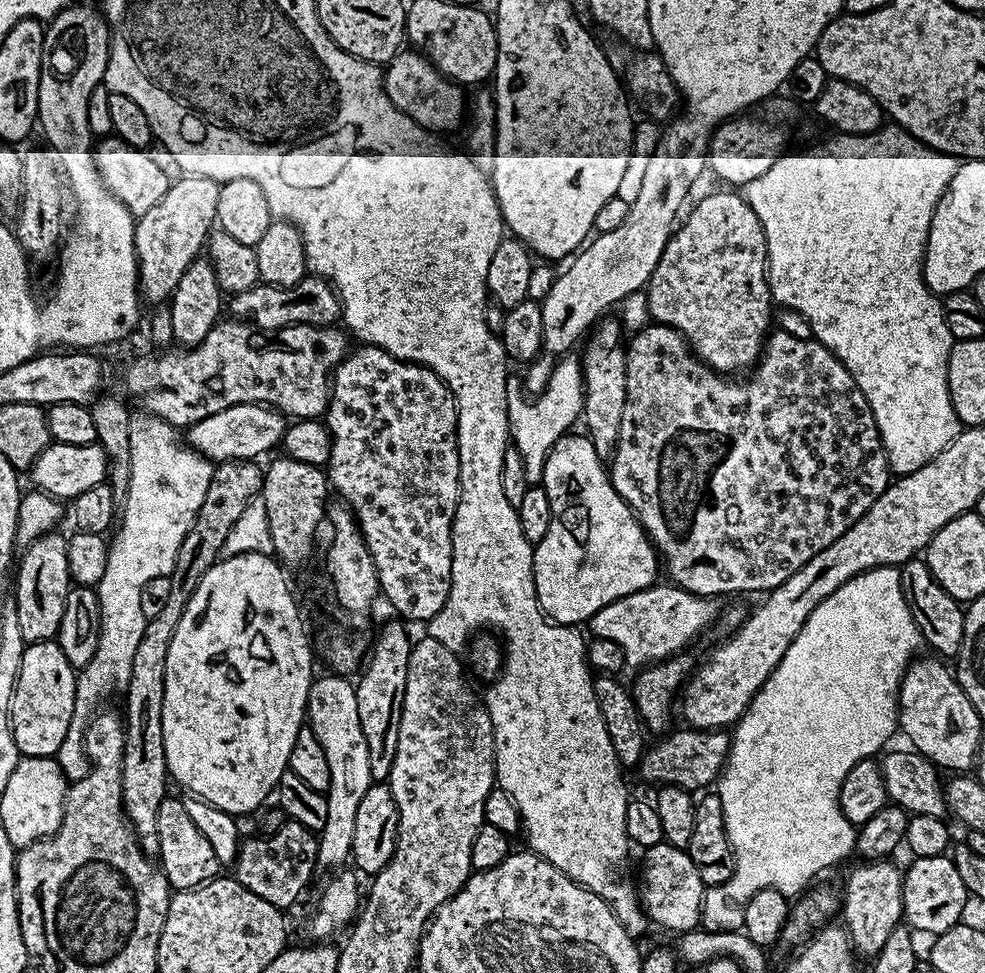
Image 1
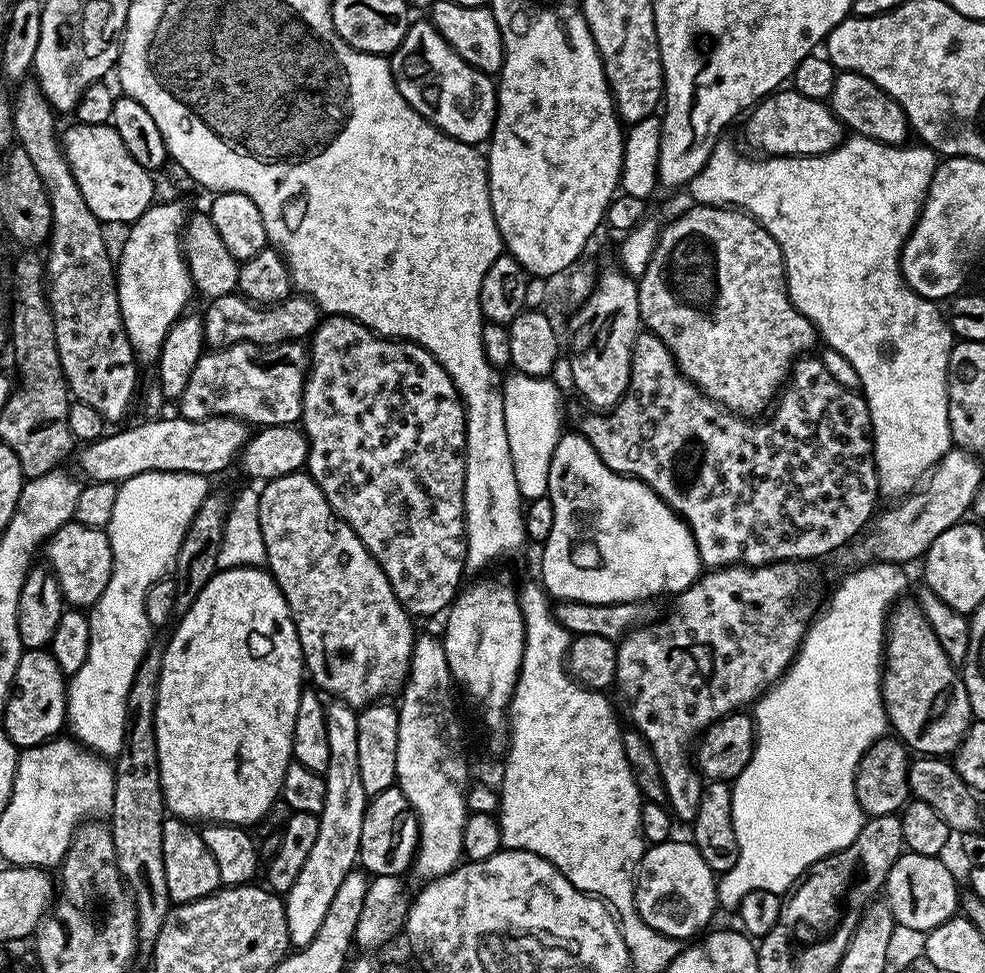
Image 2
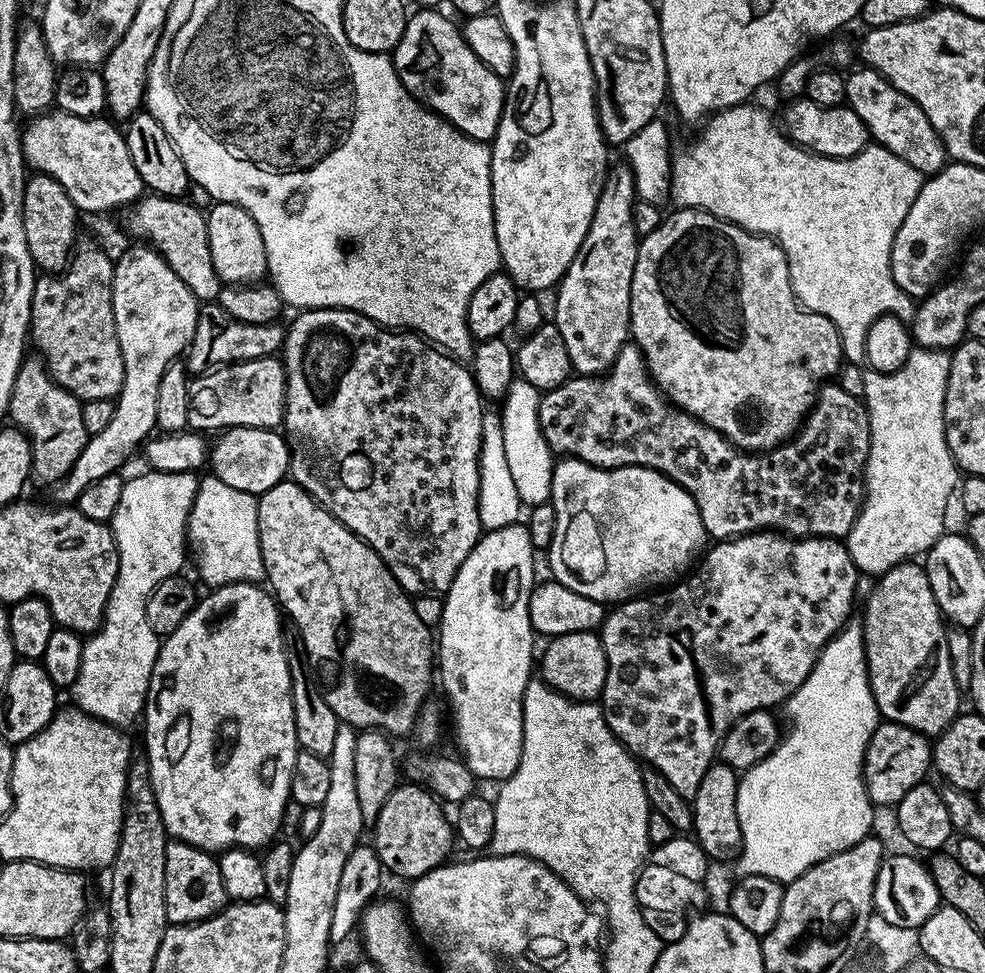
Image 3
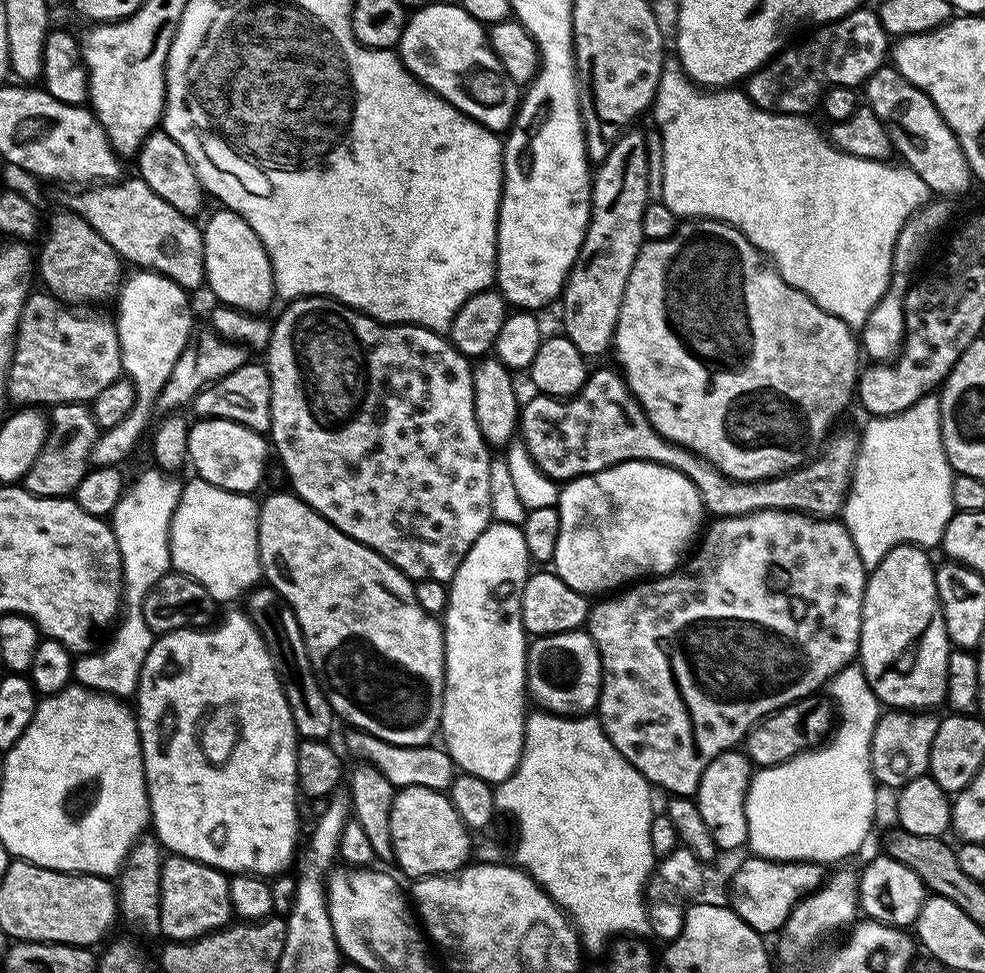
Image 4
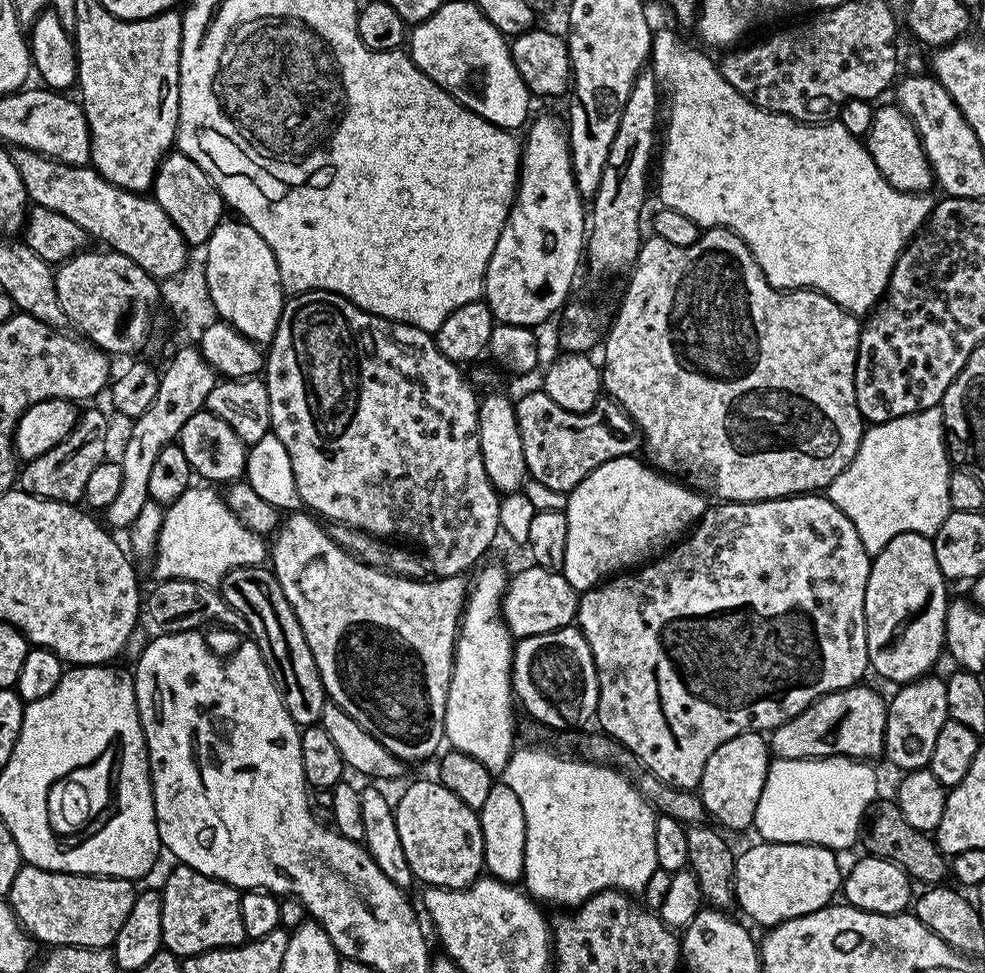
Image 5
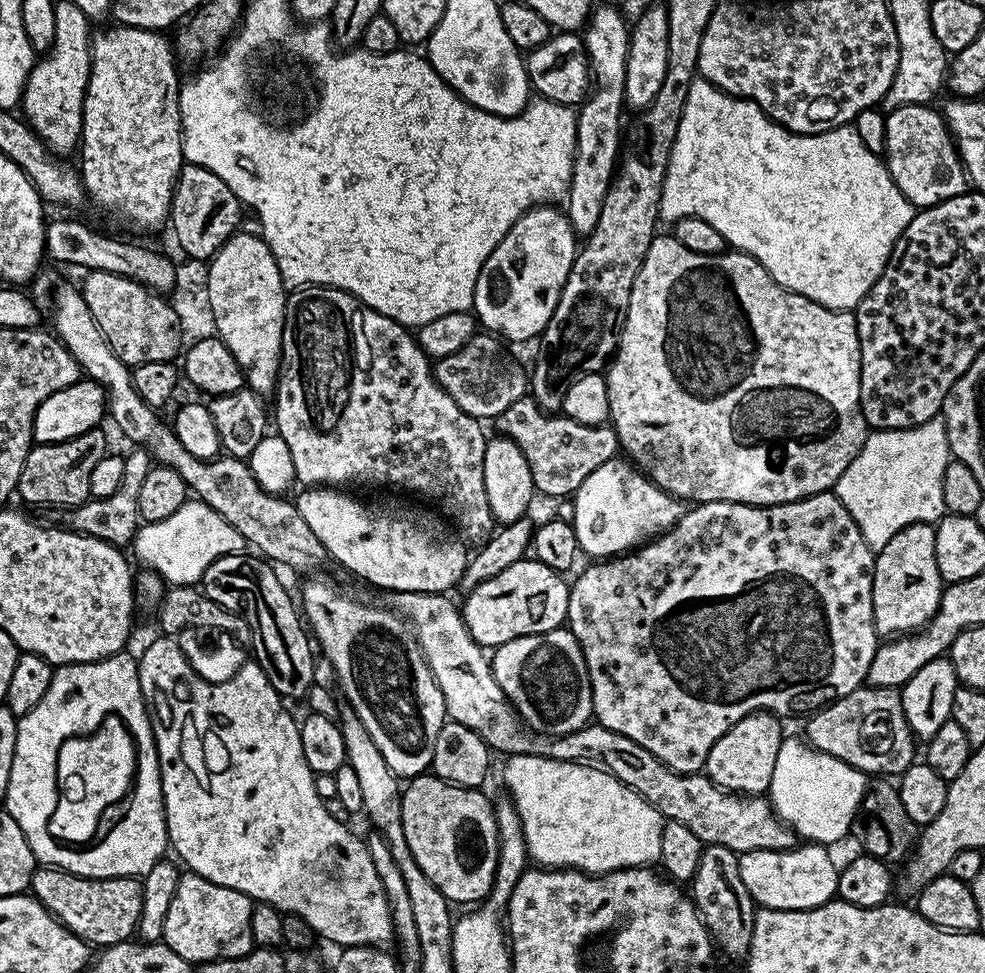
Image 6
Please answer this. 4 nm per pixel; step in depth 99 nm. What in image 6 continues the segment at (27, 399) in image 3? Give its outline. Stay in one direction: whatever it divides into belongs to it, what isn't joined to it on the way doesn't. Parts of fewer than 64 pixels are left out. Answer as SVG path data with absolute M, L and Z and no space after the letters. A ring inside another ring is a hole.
M92 428L78 438L57 444L36 444L28 452L22 466L16 492L28 504L84 504L90 498L90 474L94 466L106 455L104 436L100 428Z

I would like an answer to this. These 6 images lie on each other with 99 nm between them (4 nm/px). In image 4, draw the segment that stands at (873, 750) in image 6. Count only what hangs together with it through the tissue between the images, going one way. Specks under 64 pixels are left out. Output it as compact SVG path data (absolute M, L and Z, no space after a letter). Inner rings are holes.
M813 694L805 700L795 700L793 704L759 720L742 741L744 755L757 769L772 768L775 764L786 762L791 756L797 756L799 752L817 747L834 728L834 705L831 699L819 700L820 698Z

